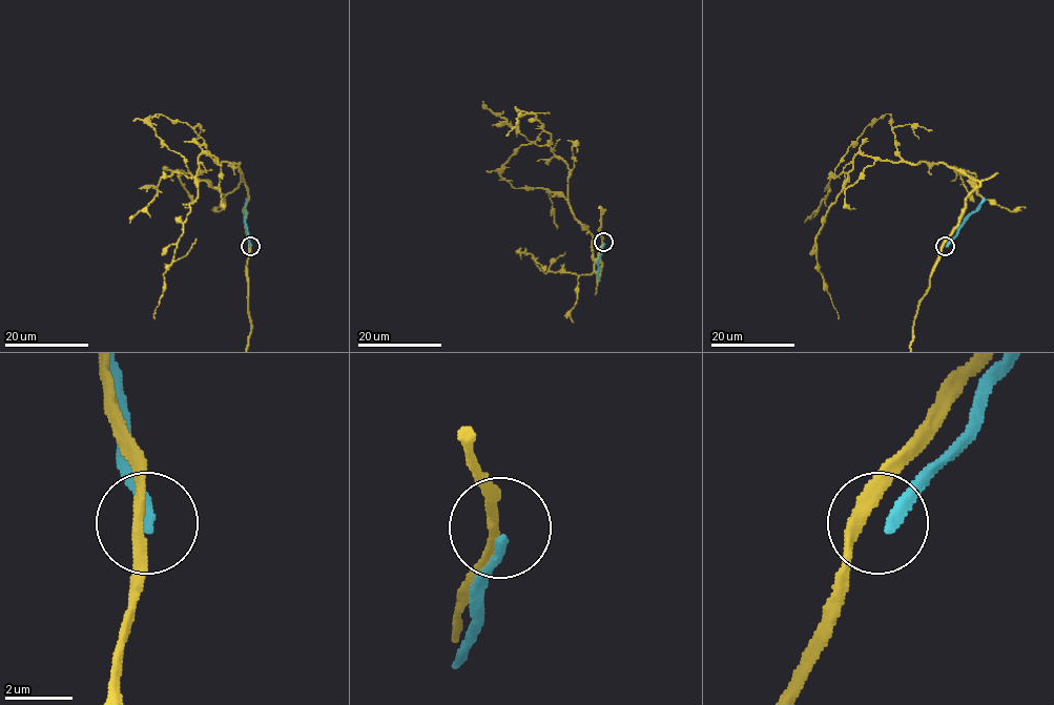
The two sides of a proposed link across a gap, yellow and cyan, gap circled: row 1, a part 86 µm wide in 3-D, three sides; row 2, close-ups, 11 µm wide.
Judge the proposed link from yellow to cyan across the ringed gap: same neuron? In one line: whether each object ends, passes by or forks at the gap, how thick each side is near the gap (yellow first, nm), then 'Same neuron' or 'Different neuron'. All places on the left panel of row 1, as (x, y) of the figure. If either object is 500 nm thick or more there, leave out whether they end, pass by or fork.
At the ring yellow passes by. At the ring cyan ends. Thickness 340 nm (yellow) against 280 nm. Different neuron

